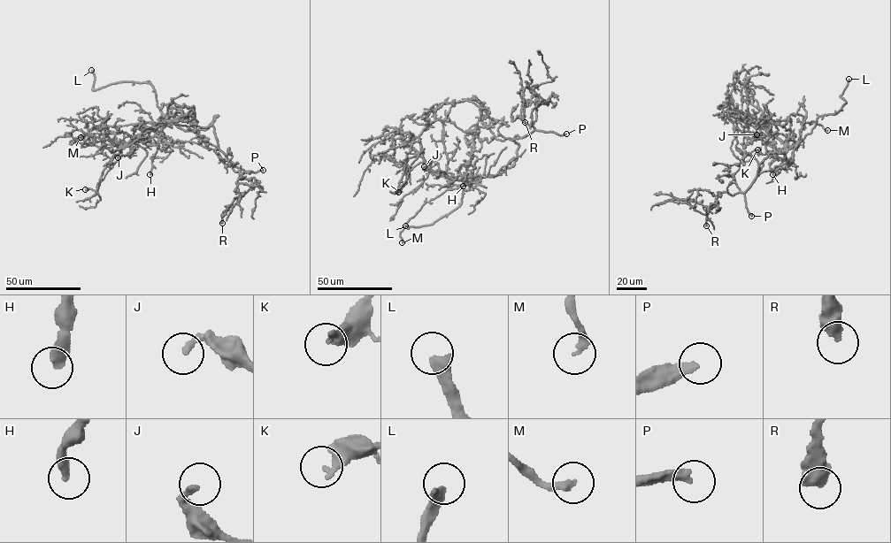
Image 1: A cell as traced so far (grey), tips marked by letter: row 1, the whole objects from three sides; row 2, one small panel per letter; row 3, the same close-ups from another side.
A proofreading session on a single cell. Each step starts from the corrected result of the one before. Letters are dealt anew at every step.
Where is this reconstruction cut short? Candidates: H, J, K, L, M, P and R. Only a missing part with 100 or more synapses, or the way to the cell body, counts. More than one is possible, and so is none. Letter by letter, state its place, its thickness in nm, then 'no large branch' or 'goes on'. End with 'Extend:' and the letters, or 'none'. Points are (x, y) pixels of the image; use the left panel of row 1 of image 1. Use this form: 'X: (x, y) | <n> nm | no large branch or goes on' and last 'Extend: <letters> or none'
H: (149, 174) | 360 nm | no large branch
J: (118, 157) | 220 nm | no large branch
K: (85, 189) | 320 nm | no large branch
L: (91, 70) | 400 nm | goes on
M: (80, 137) | 220 nm | no large branch
P: (263, 170) | 320 nm | goes on
R: (222, 223) | 500 nm | no large branch
Extend: L, P

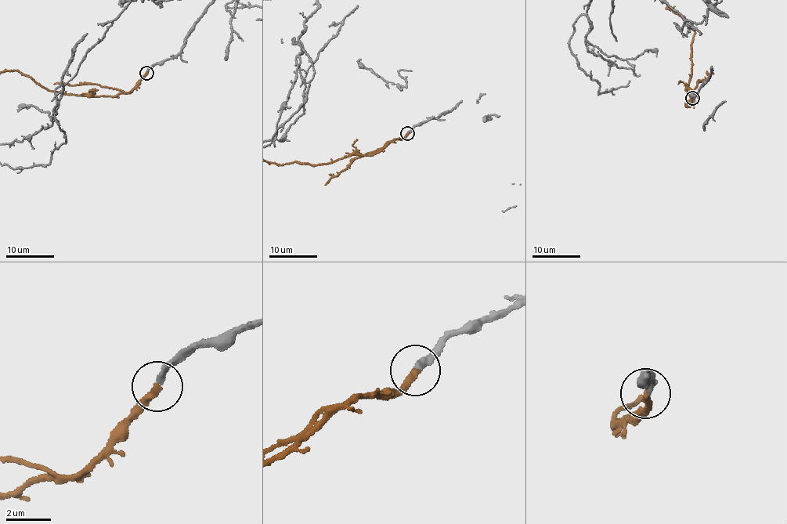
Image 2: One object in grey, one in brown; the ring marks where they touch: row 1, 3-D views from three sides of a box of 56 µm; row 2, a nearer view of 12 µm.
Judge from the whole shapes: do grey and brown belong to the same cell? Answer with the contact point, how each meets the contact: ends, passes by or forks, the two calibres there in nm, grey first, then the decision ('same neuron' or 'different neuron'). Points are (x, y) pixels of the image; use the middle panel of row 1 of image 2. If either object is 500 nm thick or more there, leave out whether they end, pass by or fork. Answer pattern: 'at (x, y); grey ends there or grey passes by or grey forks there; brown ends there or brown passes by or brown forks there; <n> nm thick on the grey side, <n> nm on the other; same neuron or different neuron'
at (407, 133); grey ends there; brown ends there; 240 nm thick on the grey side, 300 nm on the other; same neuron

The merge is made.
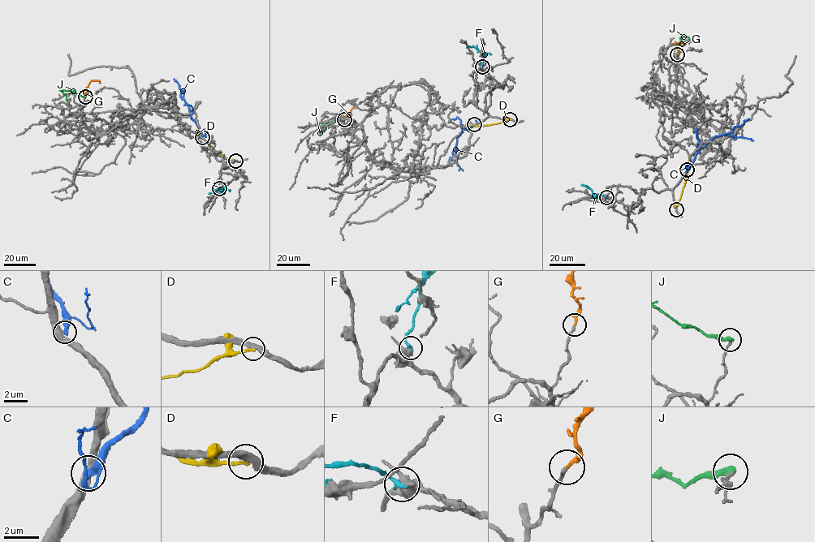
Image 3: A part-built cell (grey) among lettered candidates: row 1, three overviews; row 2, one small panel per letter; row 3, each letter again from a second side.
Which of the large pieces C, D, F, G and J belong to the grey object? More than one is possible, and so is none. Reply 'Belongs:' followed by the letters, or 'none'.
Belongs: G

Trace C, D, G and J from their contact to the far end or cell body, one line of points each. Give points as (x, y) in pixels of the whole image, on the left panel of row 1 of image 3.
C: (202, 137), (191, 117), (183, 93), (174, 78)
D: (235, 161), (226, 160), (196, 130)
G: (85, 96), (85, 88), (91, 80), (101, 83)
J: (85, 96), (59, 89), (66, 94), (68, 102)

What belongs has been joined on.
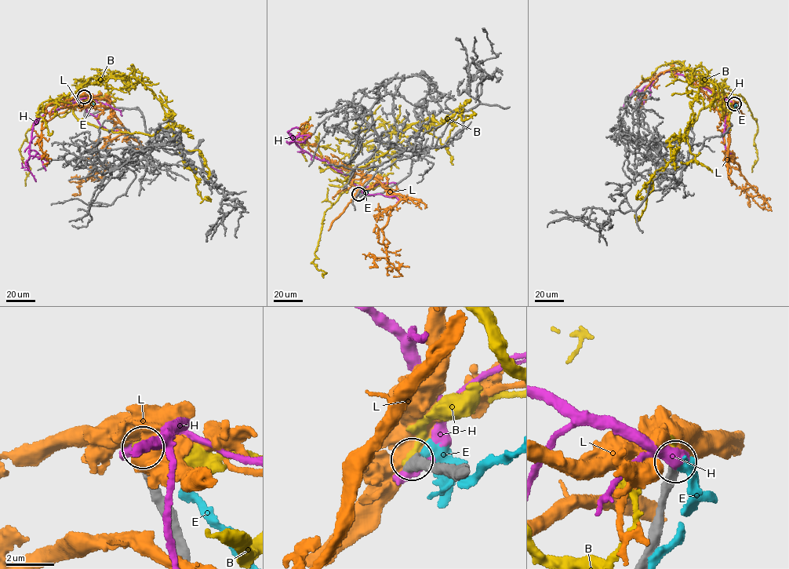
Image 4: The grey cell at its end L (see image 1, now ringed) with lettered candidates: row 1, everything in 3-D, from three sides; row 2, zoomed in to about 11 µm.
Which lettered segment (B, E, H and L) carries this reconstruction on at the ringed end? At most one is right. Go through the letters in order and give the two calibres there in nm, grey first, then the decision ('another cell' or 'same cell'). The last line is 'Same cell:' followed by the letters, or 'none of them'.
B: 440 nm thick on the grey side, 240 nm on the other; another cell
E: 440 nm thick on the grey side, 320 nm on the other; another cell
H: 480 nm thick on the grey side, 550 nm on the other; another cell
L: 400 nm thick on the grey side, 850 nm on the other; another cell
Same cell: none of them

